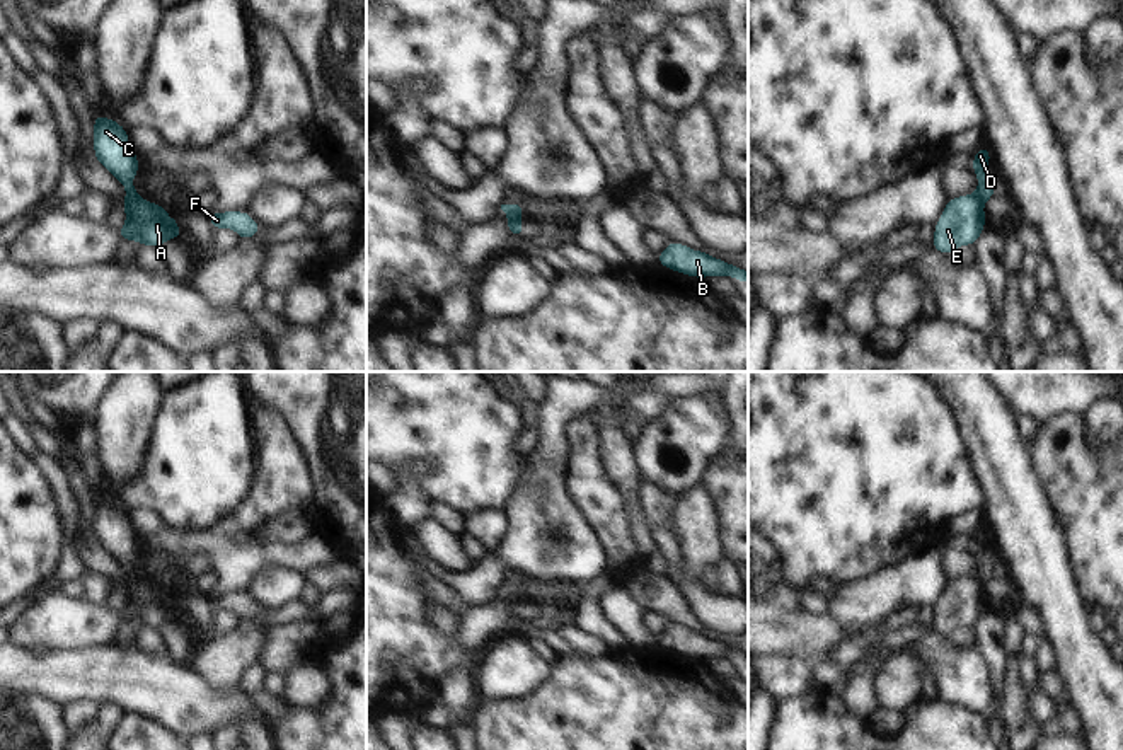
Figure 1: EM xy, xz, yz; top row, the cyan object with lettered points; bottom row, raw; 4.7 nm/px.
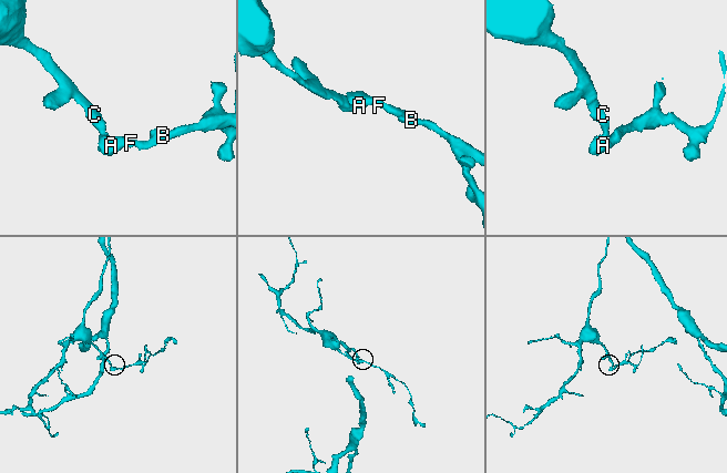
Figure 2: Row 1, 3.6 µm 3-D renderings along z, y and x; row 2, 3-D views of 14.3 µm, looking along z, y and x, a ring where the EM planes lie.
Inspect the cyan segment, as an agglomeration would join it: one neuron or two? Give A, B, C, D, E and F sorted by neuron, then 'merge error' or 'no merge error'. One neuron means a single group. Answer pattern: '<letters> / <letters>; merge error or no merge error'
A B E F / C D; merge error

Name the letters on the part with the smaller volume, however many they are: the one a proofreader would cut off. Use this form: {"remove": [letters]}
{"remove": ["A", "B", "E", "F"]}

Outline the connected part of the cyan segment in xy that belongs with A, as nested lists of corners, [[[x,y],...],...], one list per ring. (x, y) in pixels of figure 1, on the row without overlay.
[[[126,578],[121,585],[126,603],[118,612],[121,622],[135,622],[140,627],[158,629],[170,620],[181,620],[179,602],[167,591],[140,578]]]

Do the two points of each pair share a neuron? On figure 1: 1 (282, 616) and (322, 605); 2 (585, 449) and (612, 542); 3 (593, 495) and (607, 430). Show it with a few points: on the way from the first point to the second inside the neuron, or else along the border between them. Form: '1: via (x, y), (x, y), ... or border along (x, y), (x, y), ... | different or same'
1: via (292, 612), (312, 612) | same
2: via (585, 473), (587, 484), (600, 501), (607, 519) | same
3: border along (595, 425), (597, 457), (609, 481), (624, 496) | different

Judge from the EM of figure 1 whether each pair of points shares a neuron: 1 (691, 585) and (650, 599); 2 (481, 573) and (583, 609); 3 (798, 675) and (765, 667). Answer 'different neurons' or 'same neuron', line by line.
1: different neurons
2: different neurons
3: same neuron

